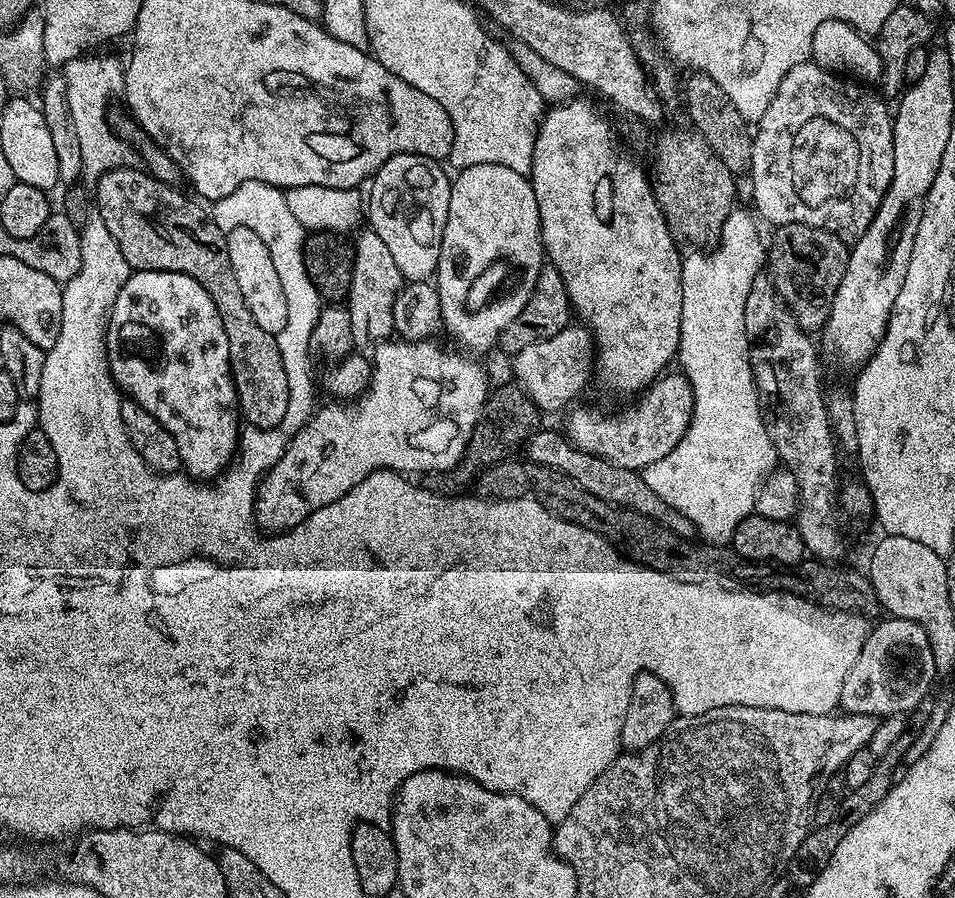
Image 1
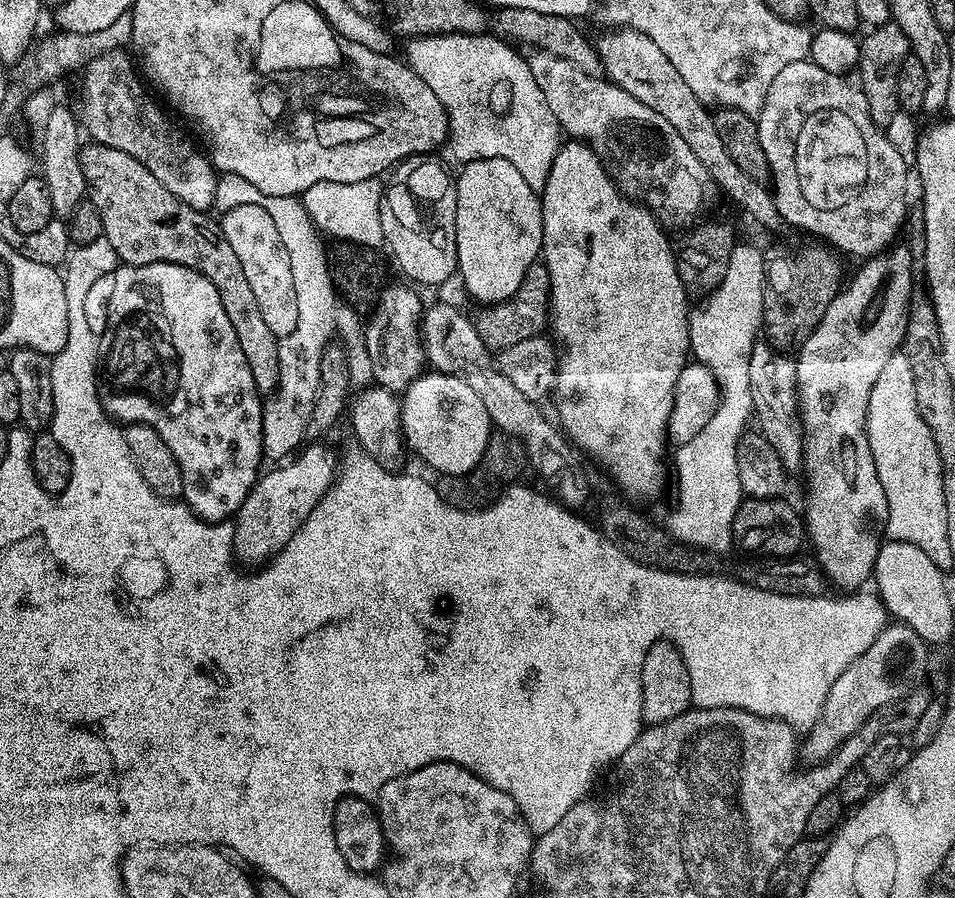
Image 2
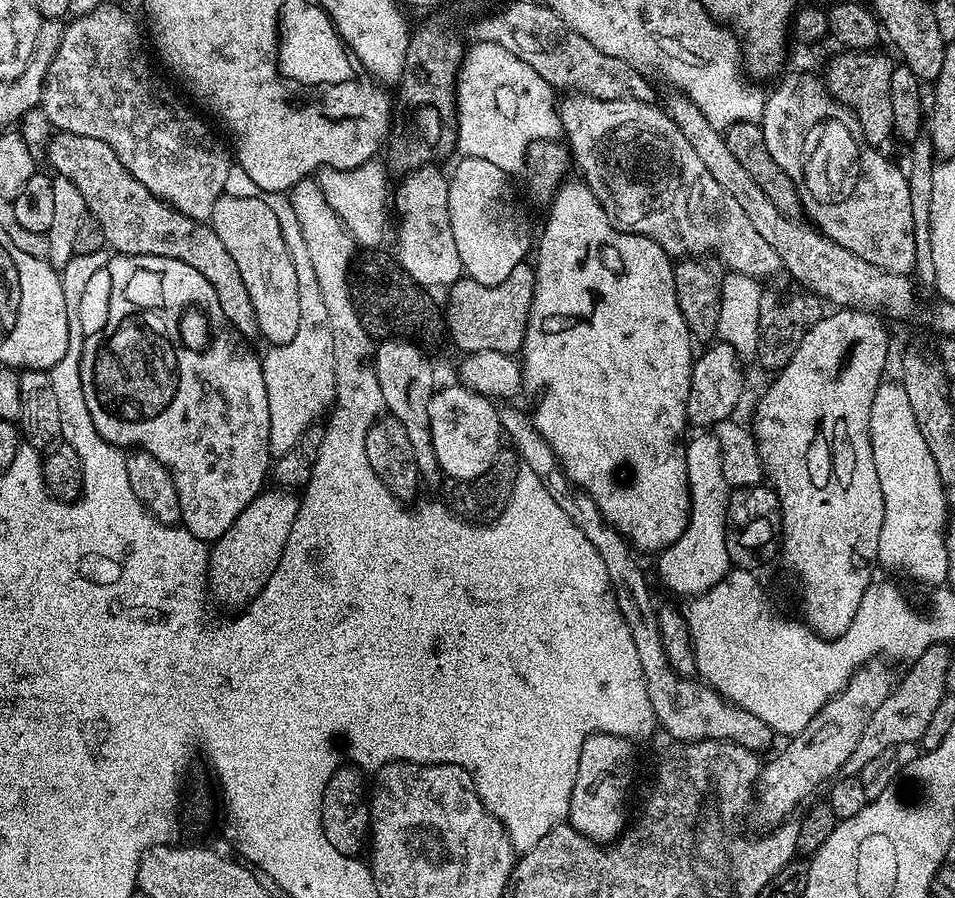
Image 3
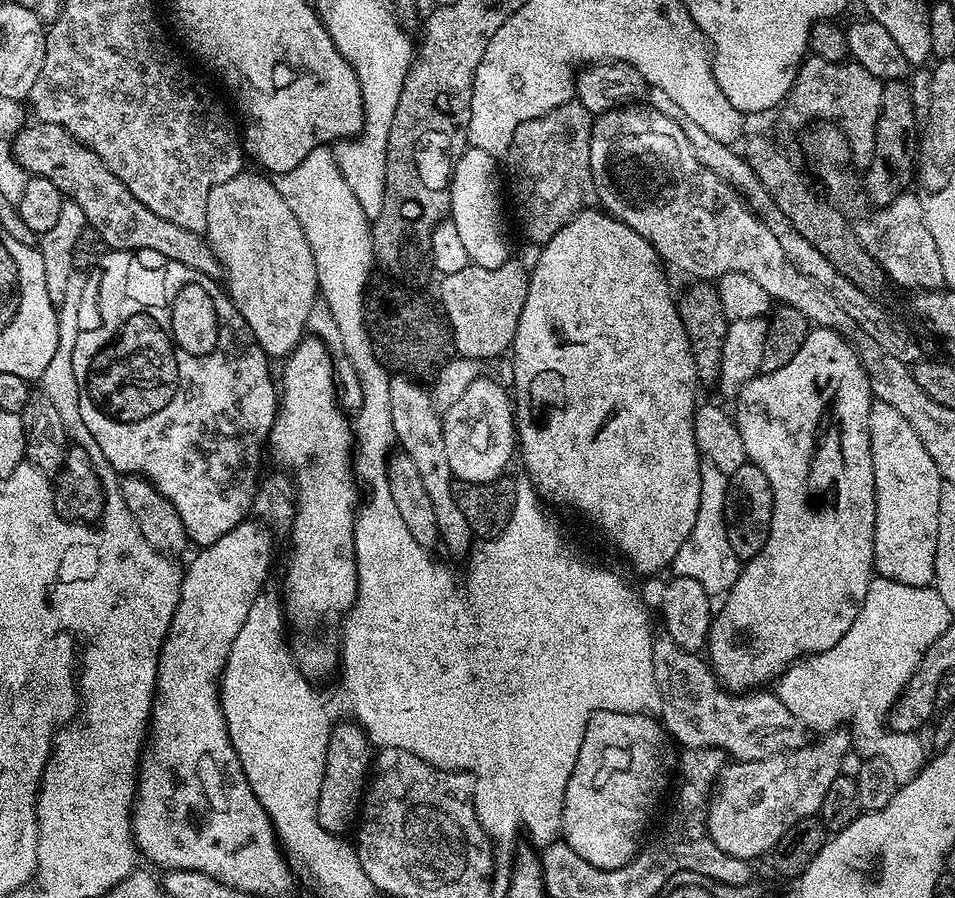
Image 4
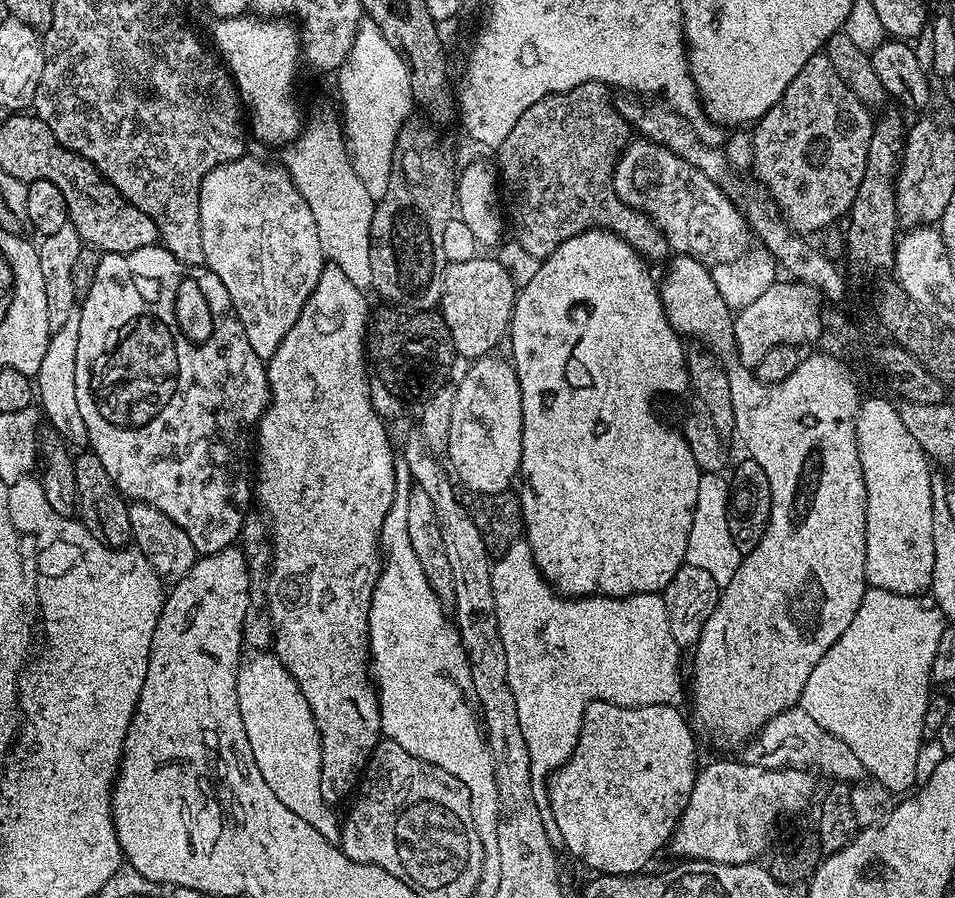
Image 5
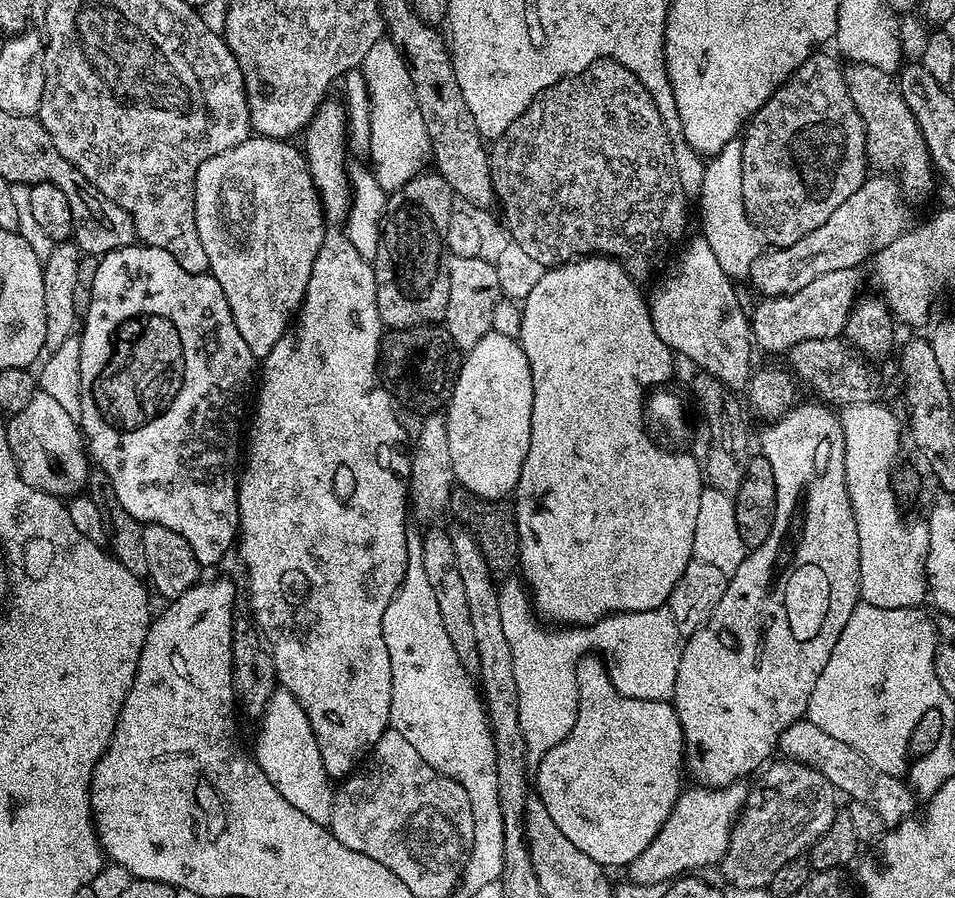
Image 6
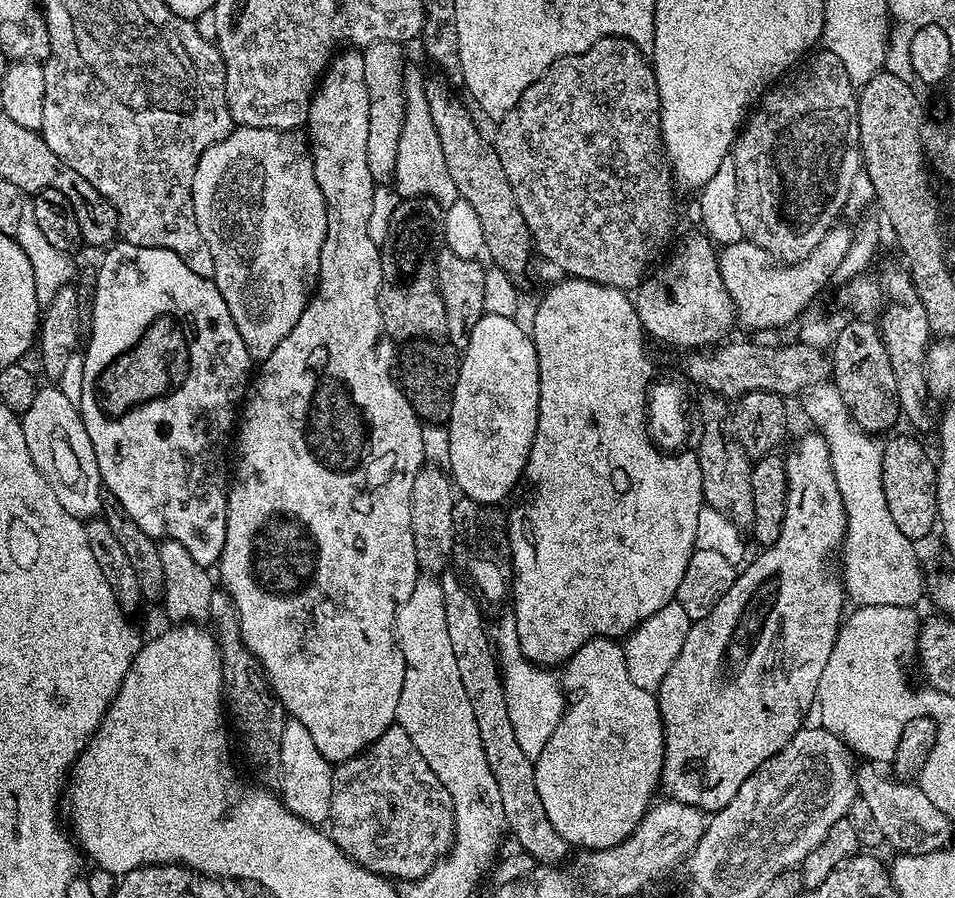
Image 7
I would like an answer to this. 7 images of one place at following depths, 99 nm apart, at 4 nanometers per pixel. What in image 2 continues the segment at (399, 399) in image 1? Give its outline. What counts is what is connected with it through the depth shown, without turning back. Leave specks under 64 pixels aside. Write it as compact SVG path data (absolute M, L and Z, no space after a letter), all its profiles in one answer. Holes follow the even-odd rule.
M435 370L425 371L404 389L400 400L400 425L404 431L405 445L411 451L413 448L436 474L445 476L464 476L474 470L477 462L484 457L488 441L494 435L492 420L486 414L486 406L482 406L478 394L474 394L474 389L466 386L462 378ZM312 442L301 447L294 458L273 467L276 468L273 472L265 471L257 479L246 502L242 502L234 517L236 533L232 546L237 561L245 560L252 564L248 566L271 561L273 556L284 549L286 542L294 538L318 502L332 489L338 475L338 460L336 464L335 454L324 444L326 443Z

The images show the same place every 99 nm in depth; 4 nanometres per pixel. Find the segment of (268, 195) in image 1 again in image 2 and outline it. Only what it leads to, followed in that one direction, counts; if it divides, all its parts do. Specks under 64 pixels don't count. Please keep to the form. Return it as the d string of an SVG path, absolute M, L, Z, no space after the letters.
M226 172L217 175L216 190L214 192L214 208L217 213L229 212L239 204L257 204L270 214L274 227L278 230L278 237L284 240L286 258L290 258L290 275L294 277L294 294L298 294L298 312L302 312L302 320L310 320L310 324L326 324L326 332L336 331L336 310L338 307L338 293L332 282L330 271L330 256L326 251L325 241L320 240L290 240L288 236L317 235L318 230L312 225L310 214L306 214L303 199L295 196L267 196L246 182L246 178L238 178L238 174Z

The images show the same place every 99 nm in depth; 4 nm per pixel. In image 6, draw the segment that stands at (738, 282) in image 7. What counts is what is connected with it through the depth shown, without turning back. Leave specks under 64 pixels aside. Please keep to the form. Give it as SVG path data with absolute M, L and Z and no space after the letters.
M869 175L864 184L858 186L858 190L854 190L854 194L850 194L850 198L846 198L846 202L842 202L822 226L818 226L818 230L810 230L806 238L794 242L789 248L761 251L752 264L750 281L761 292L761 297L771 298L794 294L827 272L859 269L864 259L875 257L909 227L908 212L900 198L901 187L891 175Z

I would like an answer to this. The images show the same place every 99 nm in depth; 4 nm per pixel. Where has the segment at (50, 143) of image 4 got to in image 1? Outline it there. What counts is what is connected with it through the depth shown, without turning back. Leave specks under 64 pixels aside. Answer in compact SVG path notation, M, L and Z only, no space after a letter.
M136 167L112 168L95 181L94 204L102 222L106 222L106 230L110 230L114 242L118 242L118 250L122 250L122 258L126 258L132 272L186 274L194 278L194 282L198 282L206 294L210 294L214 306L218 306L218 318L222 318L222 326L230 342L232 381L236 387L236 403L240 405L241 417L247 423L249 420L252 428L267 430L278 426L282 418L286 418L286 366L282 366L282 354L278 350L275 336L254 322L254 314L250 314L250 306L246 306L246 298L242 298L238 278L234 278L234 266L230 266L227 235L212 221L209 209L203 203L197 202L191 195L183 196L179 187L167 184L143 167Z

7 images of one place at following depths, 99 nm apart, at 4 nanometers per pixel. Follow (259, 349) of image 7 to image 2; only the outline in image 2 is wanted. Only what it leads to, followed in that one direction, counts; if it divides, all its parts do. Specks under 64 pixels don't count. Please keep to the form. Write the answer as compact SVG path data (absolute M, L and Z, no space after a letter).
M239 204L223 213L218 223L238 262L242 262L242 270L262 310L266 326L270 326L277 338L290 334L290 330L298 326L298 294L294 294L294 277L290 275L290 258L286 258L284 240L276 238L278 230L270 214L257 204Z

